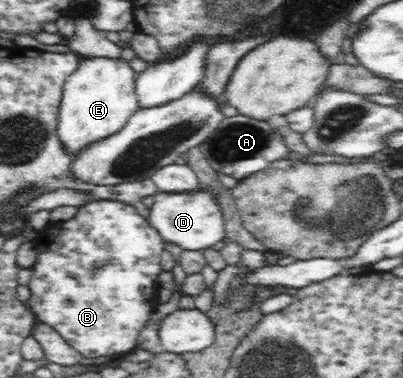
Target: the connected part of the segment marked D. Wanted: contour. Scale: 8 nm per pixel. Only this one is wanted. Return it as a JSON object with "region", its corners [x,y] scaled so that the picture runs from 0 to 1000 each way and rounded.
{"region":[[[494,492],[454,511],[395,508],[380,521],[367,587],[397,616],[409,643],[479,667],[516,659],[561,627],[558,553],[551,553],[548,519],[529,492]]]}

